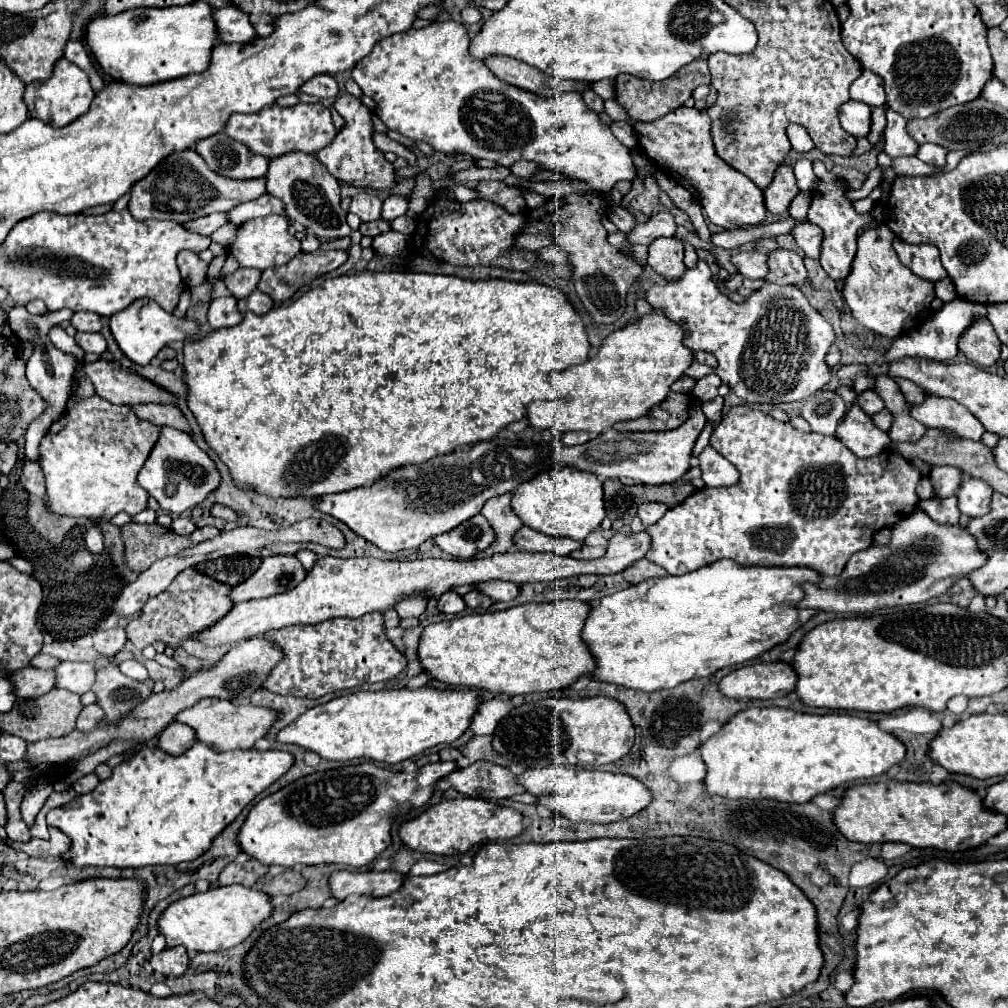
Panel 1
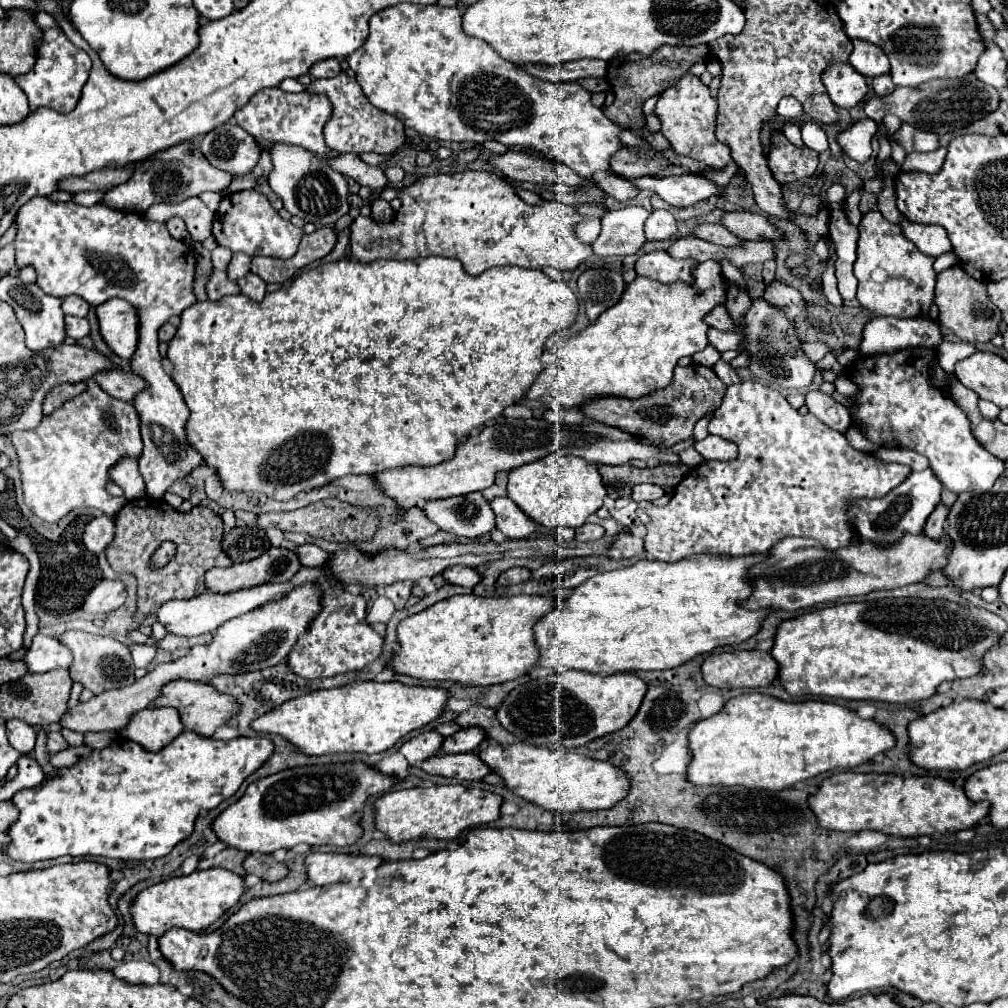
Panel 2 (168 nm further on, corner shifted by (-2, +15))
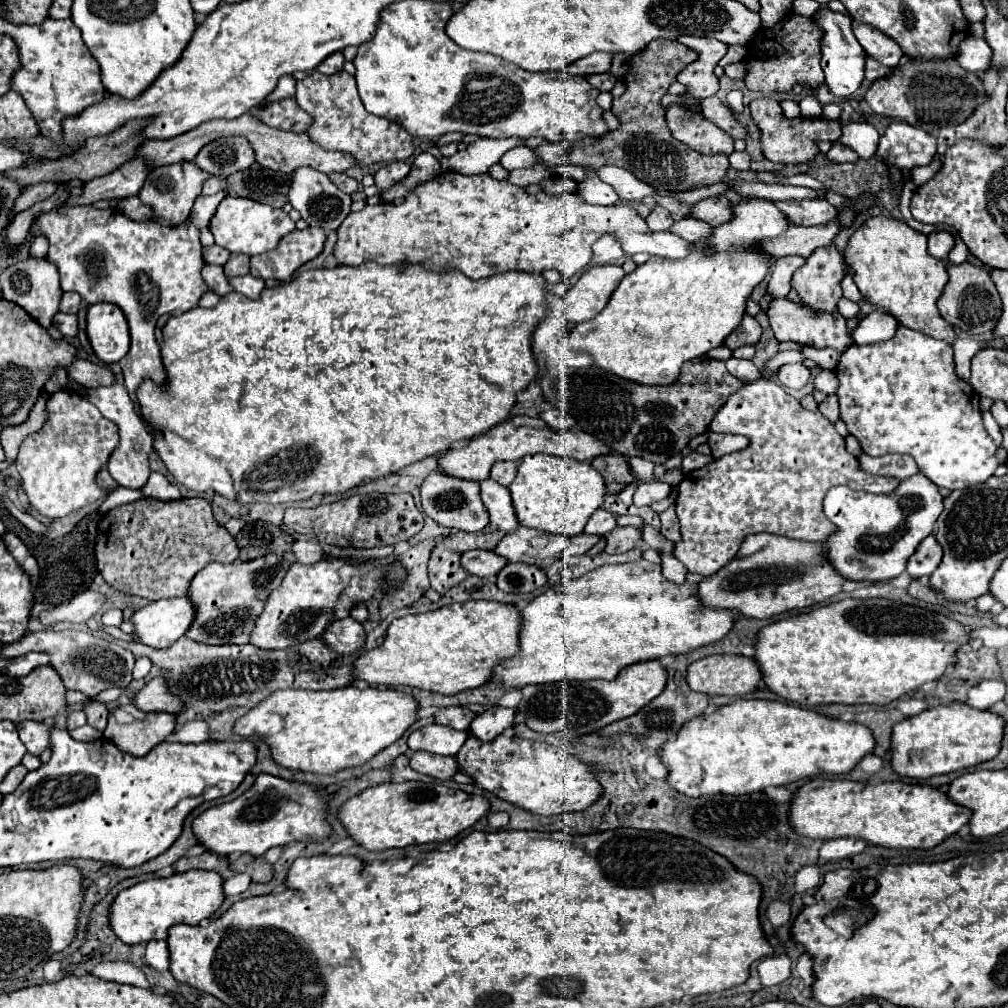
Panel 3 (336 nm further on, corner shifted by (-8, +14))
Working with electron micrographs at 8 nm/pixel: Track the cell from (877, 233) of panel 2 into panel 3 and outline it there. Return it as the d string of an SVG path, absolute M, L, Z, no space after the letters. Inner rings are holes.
M873 216L855 230L843 256L847 266L853 268L855 284L867 302L881 306L907 328L921 330L949 344L955 342L957 336L953 326L943 320L935 304L947 284L947 268L943 260L929 256L925 234L913 230L901 220Z

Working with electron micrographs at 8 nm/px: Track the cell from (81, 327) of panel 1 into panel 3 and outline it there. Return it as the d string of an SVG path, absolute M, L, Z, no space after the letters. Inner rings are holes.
M63 292L59 310L61 312L69 312L69 314L77 314L79 312L79 304L81 304L81 296L79 294L75 294L75 292Z

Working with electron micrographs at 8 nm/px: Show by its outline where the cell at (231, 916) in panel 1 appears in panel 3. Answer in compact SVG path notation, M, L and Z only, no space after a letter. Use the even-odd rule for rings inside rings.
M207 870L177 872L169 878L149 878L121 890L109 908L109 926L113 934L133 946L149 940L165 940L165 934L175 924L199 924L211 918L223 904L223 878Z

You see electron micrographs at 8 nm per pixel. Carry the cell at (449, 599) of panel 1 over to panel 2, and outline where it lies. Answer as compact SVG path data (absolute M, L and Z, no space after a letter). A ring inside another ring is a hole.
M455 565L455 567L445 569L443 571L443 577L451 585L459 585L459 587L467 587L467 589L475 587L481 581L481 577L479 577L479 573L475 569L461 567L461 565Z

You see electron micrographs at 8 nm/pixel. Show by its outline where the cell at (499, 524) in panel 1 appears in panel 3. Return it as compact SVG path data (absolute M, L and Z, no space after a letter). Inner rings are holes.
M495 462L491 468L491 478L503 486L509 486L517 474L517 462Z

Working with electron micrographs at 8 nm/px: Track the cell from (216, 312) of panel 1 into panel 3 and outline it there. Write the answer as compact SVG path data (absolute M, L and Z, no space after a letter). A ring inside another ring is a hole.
M205 264L203 270L201 270L201 276L203 276L203 280L207 282L209 290L213 290L213 292L219 294L219 296L225 296L225 294L229 294L229 292L233 290L233 288L229 286L227 276L223 274L223 268L221 268L221 266Z

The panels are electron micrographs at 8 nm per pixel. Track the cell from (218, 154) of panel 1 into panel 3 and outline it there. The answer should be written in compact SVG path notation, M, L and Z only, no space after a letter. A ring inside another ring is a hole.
M223 136L203 146L193 162L209 174L227 176L237 170L247 170L247 166L255 162L255 154L245 138Z

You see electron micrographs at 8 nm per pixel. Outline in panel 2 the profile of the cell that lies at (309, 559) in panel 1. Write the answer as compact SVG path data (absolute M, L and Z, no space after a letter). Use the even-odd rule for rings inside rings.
M311 543L299 545L297 555L299 555L301 565L305 565L305 567L323 567L329 559L329 553L325 553L321 547L311 545Z

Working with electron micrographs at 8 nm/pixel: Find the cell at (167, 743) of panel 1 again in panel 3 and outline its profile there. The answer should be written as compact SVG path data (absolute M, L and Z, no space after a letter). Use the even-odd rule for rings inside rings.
M133 704L121 706L121 710L127 714L125 720L117 718L115 710L109 712L109 724L107 724L103 736L109 738L111 742L115 742L115 746L119 746L119 750L125 750L131 756L145 756L153 746L161 744L163 738L175 730L175 716L171 716L167 712L141 712Z

